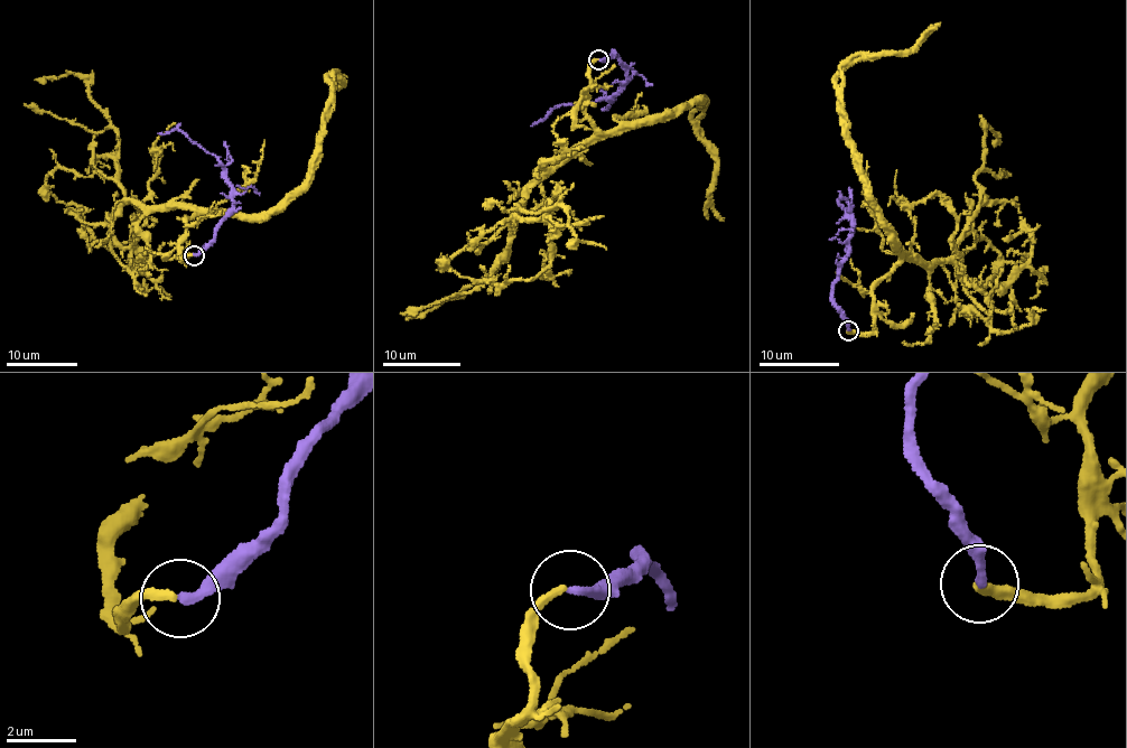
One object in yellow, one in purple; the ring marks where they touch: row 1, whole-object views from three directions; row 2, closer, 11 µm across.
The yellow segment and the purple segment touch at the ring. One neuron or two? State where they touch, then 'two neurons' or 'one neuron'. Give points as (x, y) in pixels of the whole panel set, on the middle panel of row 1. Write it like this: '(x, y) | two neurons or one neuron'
(598, 59) | one neuron

